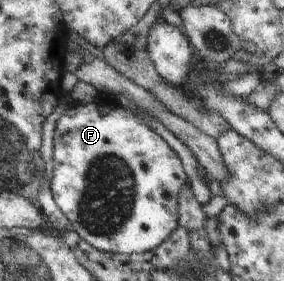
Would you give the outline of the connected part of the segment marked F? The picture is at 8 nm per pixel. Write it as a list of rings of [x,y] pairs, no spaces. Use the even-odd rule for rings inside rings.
[[[99,96],[91,104],[75,103],[58,118],[54,129],[55,176],[50,190],[54,202],[91,246],[106,253],[146,253],[167,240],[179,227],[177,200],[187,176],[177,152],[116,100]]]

